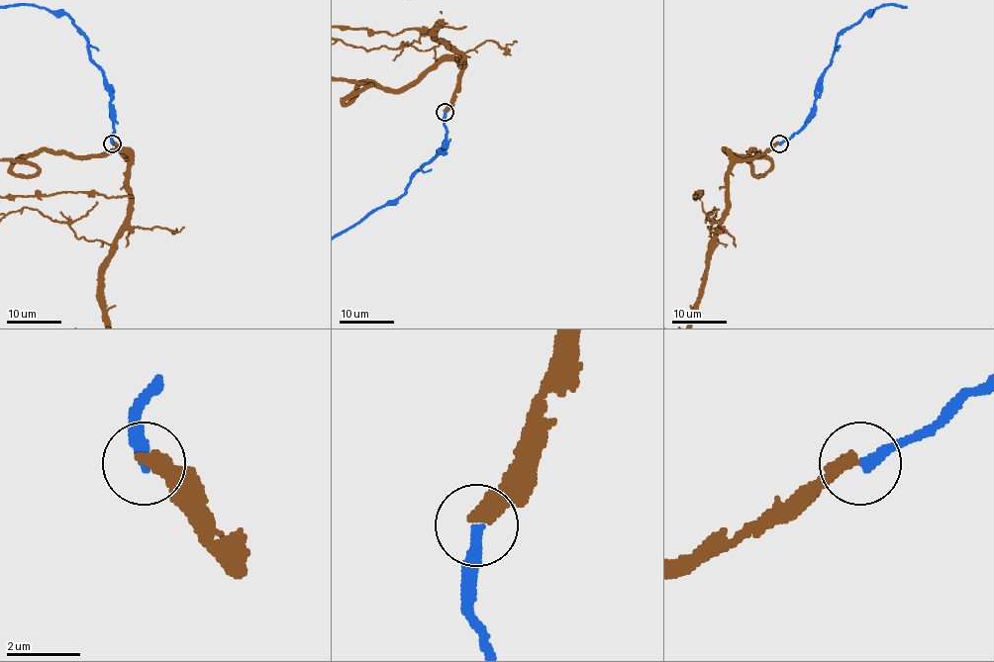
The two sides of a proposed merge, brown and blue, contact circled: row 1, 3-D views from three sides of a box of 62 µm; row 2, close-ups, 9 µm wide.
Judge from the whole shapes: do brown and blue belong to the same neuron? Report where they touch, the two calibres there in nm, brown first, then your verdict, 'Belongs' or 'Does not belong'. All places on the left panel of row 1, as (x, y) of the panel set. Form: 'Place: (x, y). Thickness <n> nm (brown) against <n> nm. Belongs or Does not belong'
Place: (112, 143). Thickness 420 nm (brown) against 300 nm. Does not belong

